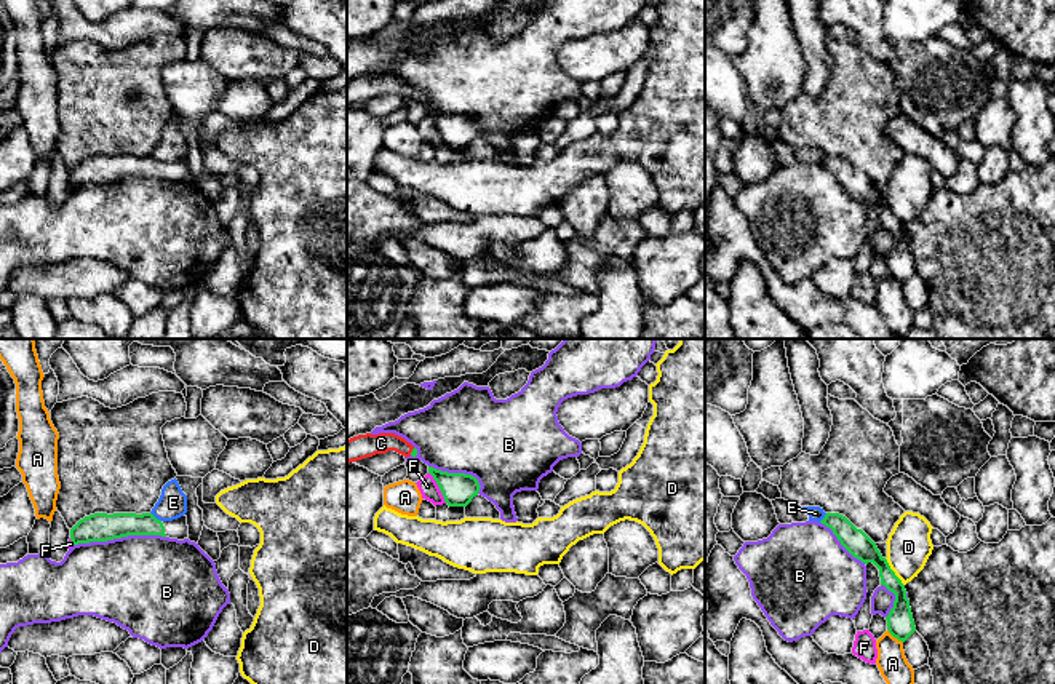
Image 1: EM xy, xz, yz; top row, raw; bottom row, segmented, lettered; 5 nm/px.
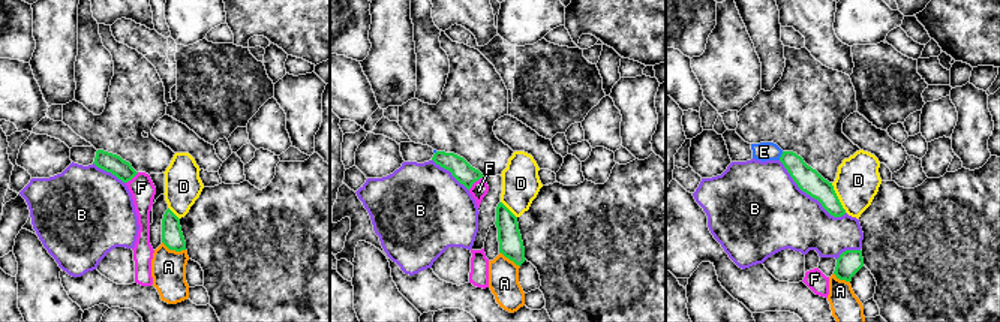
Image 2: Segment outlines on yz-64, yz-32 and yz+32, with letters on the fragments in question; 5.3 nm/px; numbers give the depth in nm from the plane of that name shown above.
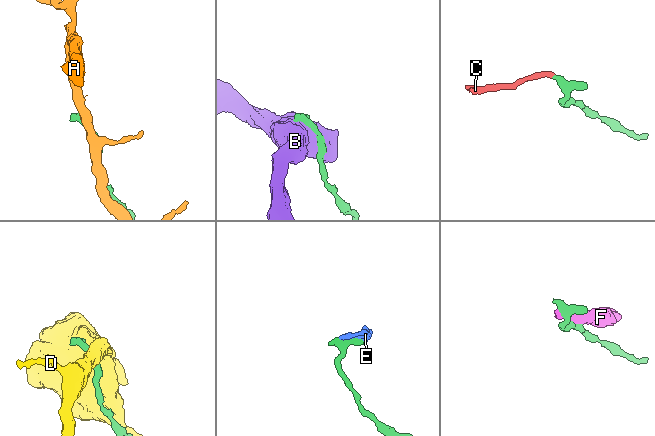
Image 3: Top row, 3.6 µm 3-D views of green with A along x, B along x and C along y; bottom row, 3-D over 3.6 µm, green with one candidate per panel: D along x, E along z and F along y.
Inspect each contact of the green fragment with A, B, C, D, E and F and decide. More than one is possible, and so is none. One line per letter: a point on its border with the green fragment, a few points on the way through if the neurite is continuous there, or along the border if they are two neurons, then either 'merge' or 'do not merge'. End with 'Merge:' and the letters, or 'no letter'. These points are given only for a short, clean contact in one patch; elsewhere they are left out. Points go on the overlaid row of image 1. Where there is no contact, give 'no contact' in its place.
A: contact yz (894, 636); do not merge
B: contact xy (119, 537); do not merge
C: contact xz (413, 451); way xz (414, 451), (413, 451), (400, 445), (368, 445); merge
D: contact yz (894, 572); do not merge
E: contact xy (154, 516); border xy (151, 512), (160, 521); do not merge
F: contact xz (438, 486); do not merge
Merge: C

